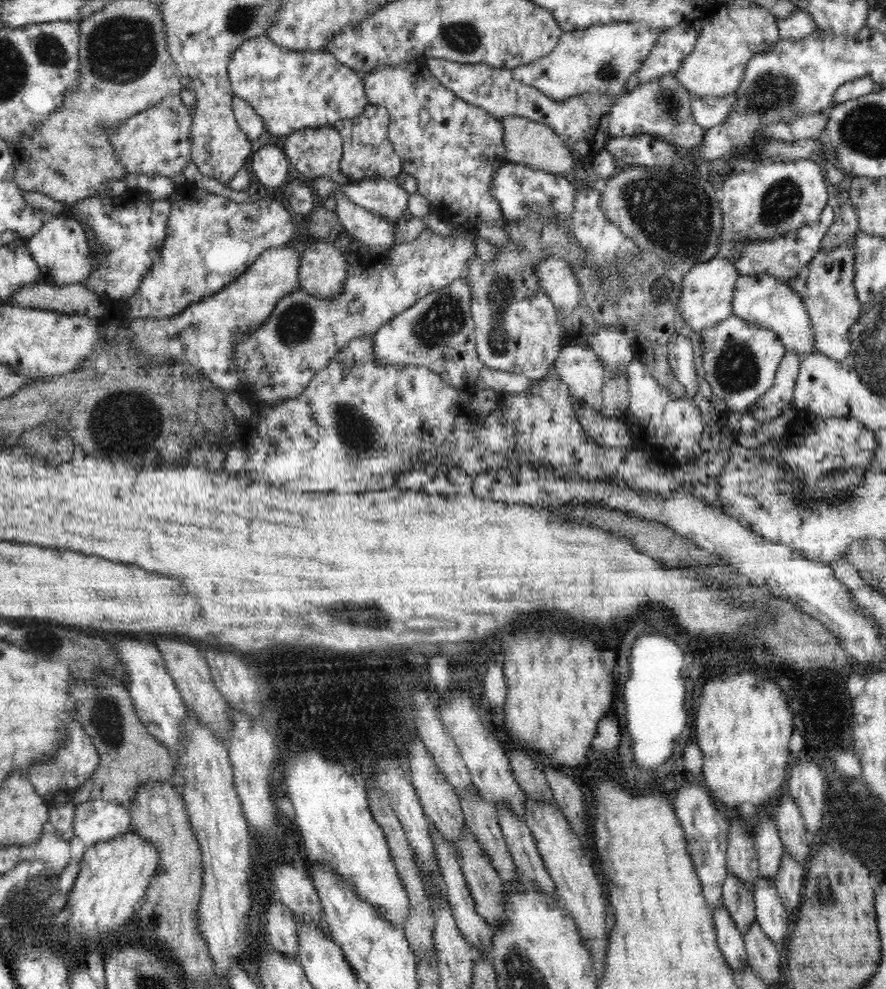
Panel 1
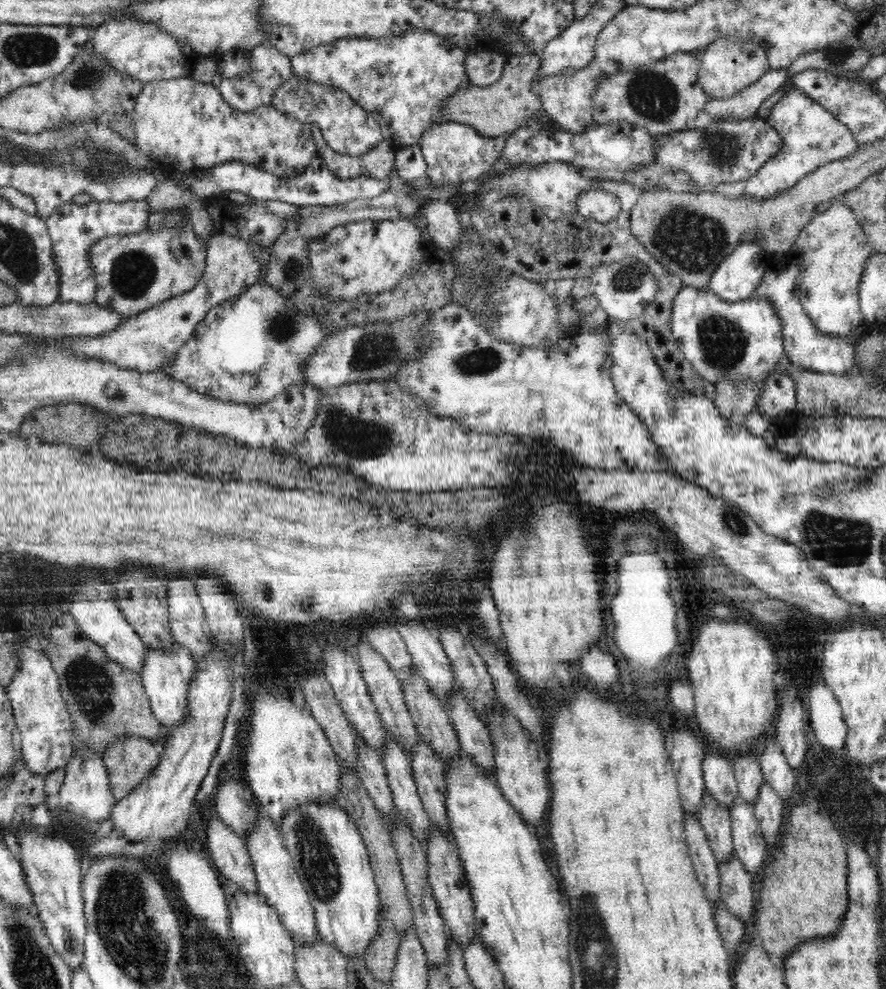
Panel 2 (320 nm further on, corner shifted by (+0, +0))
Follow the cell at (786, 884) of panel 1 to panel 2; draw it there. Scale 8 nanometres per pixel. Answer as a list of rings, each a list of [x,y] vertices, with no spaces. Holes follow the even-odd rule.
[[[765,780],[753,802],[753,809],[755,810],[755,817],[760,823],[761,831],[764,833],[764,839],[770,848],[774,848],[780,840],[784,806],[785,802],[782,797]]]

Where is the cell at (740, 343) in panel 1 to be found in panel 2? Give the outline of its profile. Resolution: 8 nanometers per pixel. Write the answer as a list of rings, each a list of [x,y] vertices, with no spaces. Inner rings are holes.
[[[691,286],[682,287],[673,300],[670,326],[677,347],[684,353],[685,359],[694,367],[695,372],[708,382],[721,380],[764,381],[768,375],[776,372],[776,363],[786,360],[787,354],[783,345],[782,321],[774,305],[764,297],[750,297],[743,301],[728,302],[722,300],[710,289],[697,289]]]

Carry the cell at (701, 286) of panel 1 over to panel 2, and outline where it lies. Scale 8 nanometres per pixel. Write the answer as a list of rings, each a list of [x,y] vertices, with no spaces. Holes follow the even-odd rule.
[[[752,241],[741,243],[720,262],[707,288],[722,300],[733,303],[752,297],[768,267],[767,252]]]

